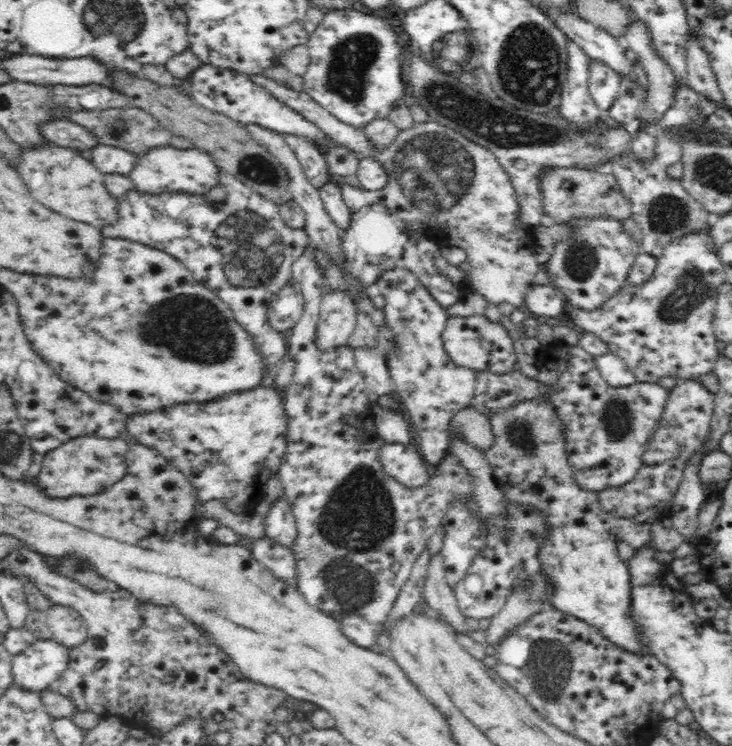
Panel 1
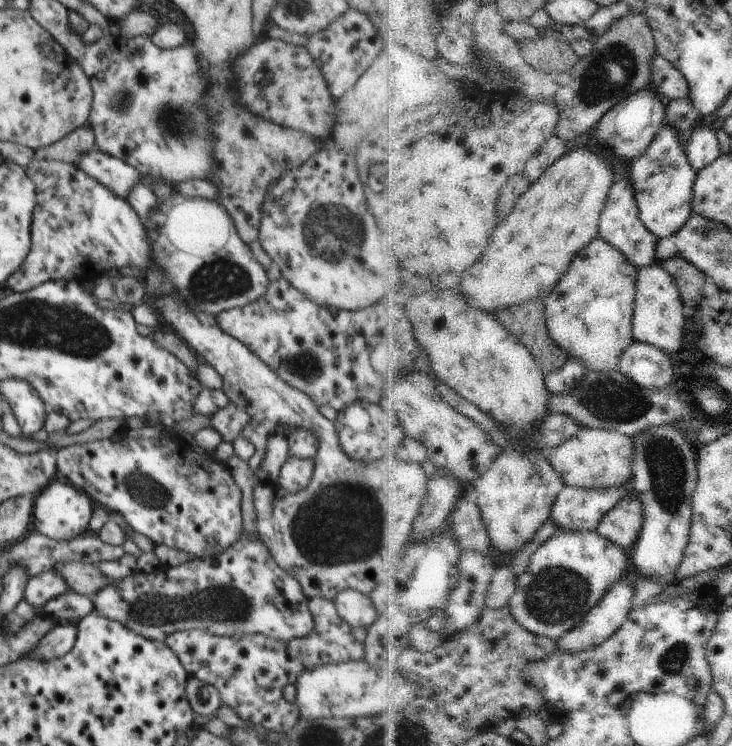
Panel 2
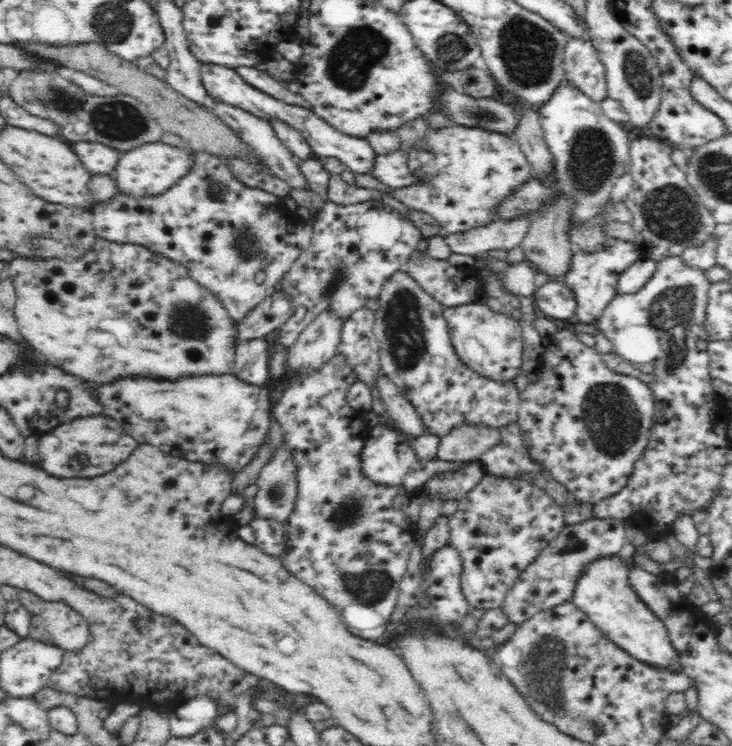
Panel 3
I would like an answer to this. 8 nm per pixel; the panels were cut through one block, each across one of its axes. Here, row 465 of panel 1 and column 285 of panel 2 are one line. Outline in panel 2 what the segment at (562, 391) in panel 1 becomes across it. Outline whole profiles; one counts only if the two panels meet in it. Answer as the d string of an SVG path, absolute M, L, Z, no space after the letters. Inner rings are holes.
M242 533L238 542L218 556L190 559L180 566L163 565L150 574L136 570L124 580L98 590L93 605L100 616L120 622L128 630L148 640L164 641L174 632L200 629L218 636L260 634L286 642L308 636L316 628L308 608L308 598L300 586L286 570L278 566L258 535L248 538Z

